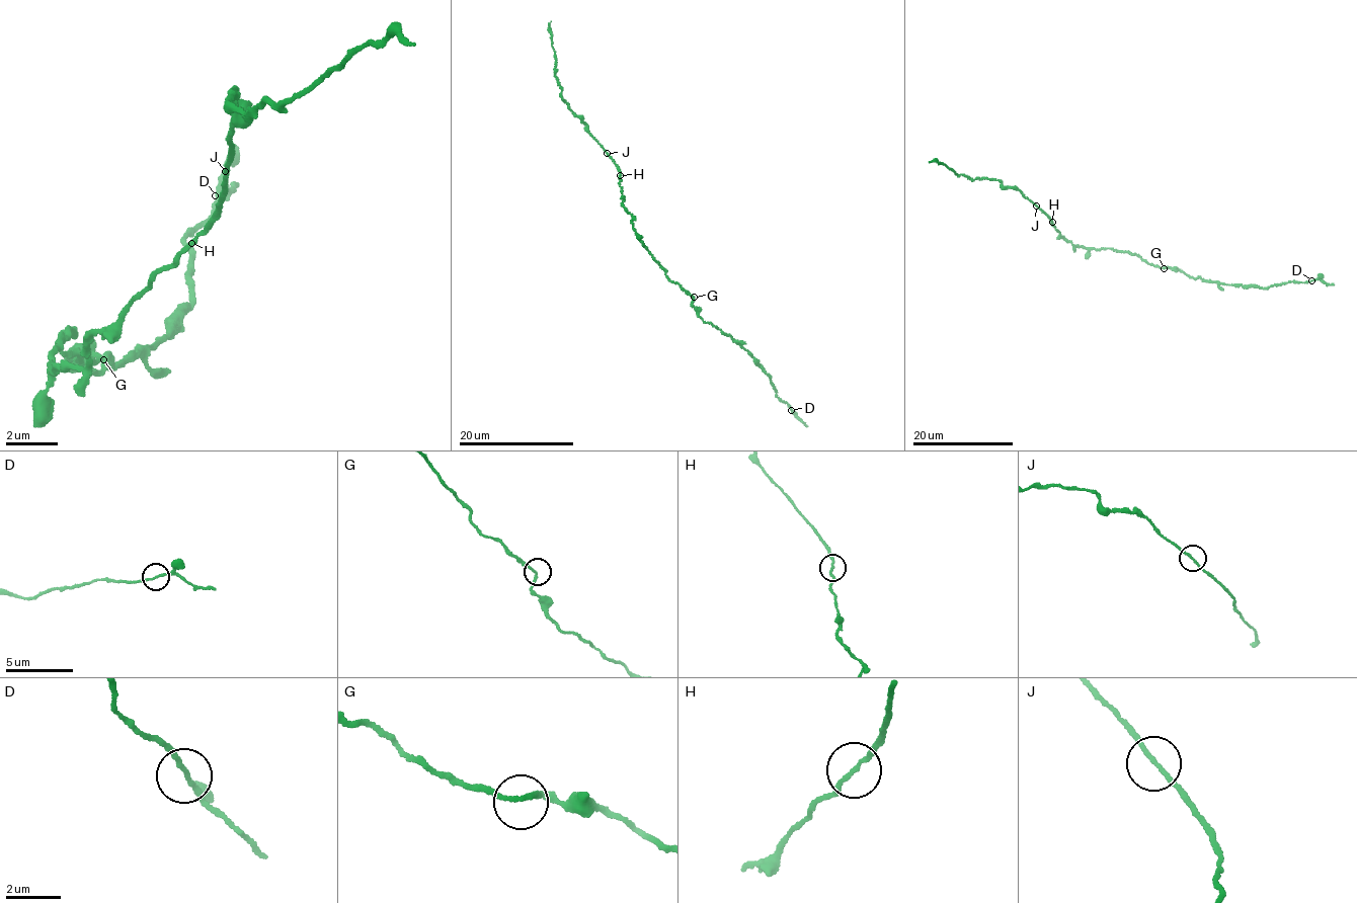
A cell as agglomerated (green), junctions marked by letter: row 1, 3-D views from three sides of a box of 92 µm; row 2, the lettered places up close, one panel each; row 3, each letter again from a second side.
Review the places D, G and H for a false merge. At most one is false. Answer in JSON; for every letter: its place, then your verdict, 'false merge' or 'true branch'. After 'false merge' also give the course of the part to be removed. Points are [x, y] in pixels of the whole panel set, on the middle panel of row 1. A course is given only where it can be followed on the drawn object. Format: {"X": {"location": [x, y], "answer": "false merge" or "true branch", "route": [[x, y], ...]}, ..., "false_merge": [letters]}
{"D": {"location": [791, 410], "answer": "true branch"}, "G": {"location": [694, 297], "answer": "true branch"}, "H": {"location": [620, 175], "answer": "true branch"}, "false_merge": []}

